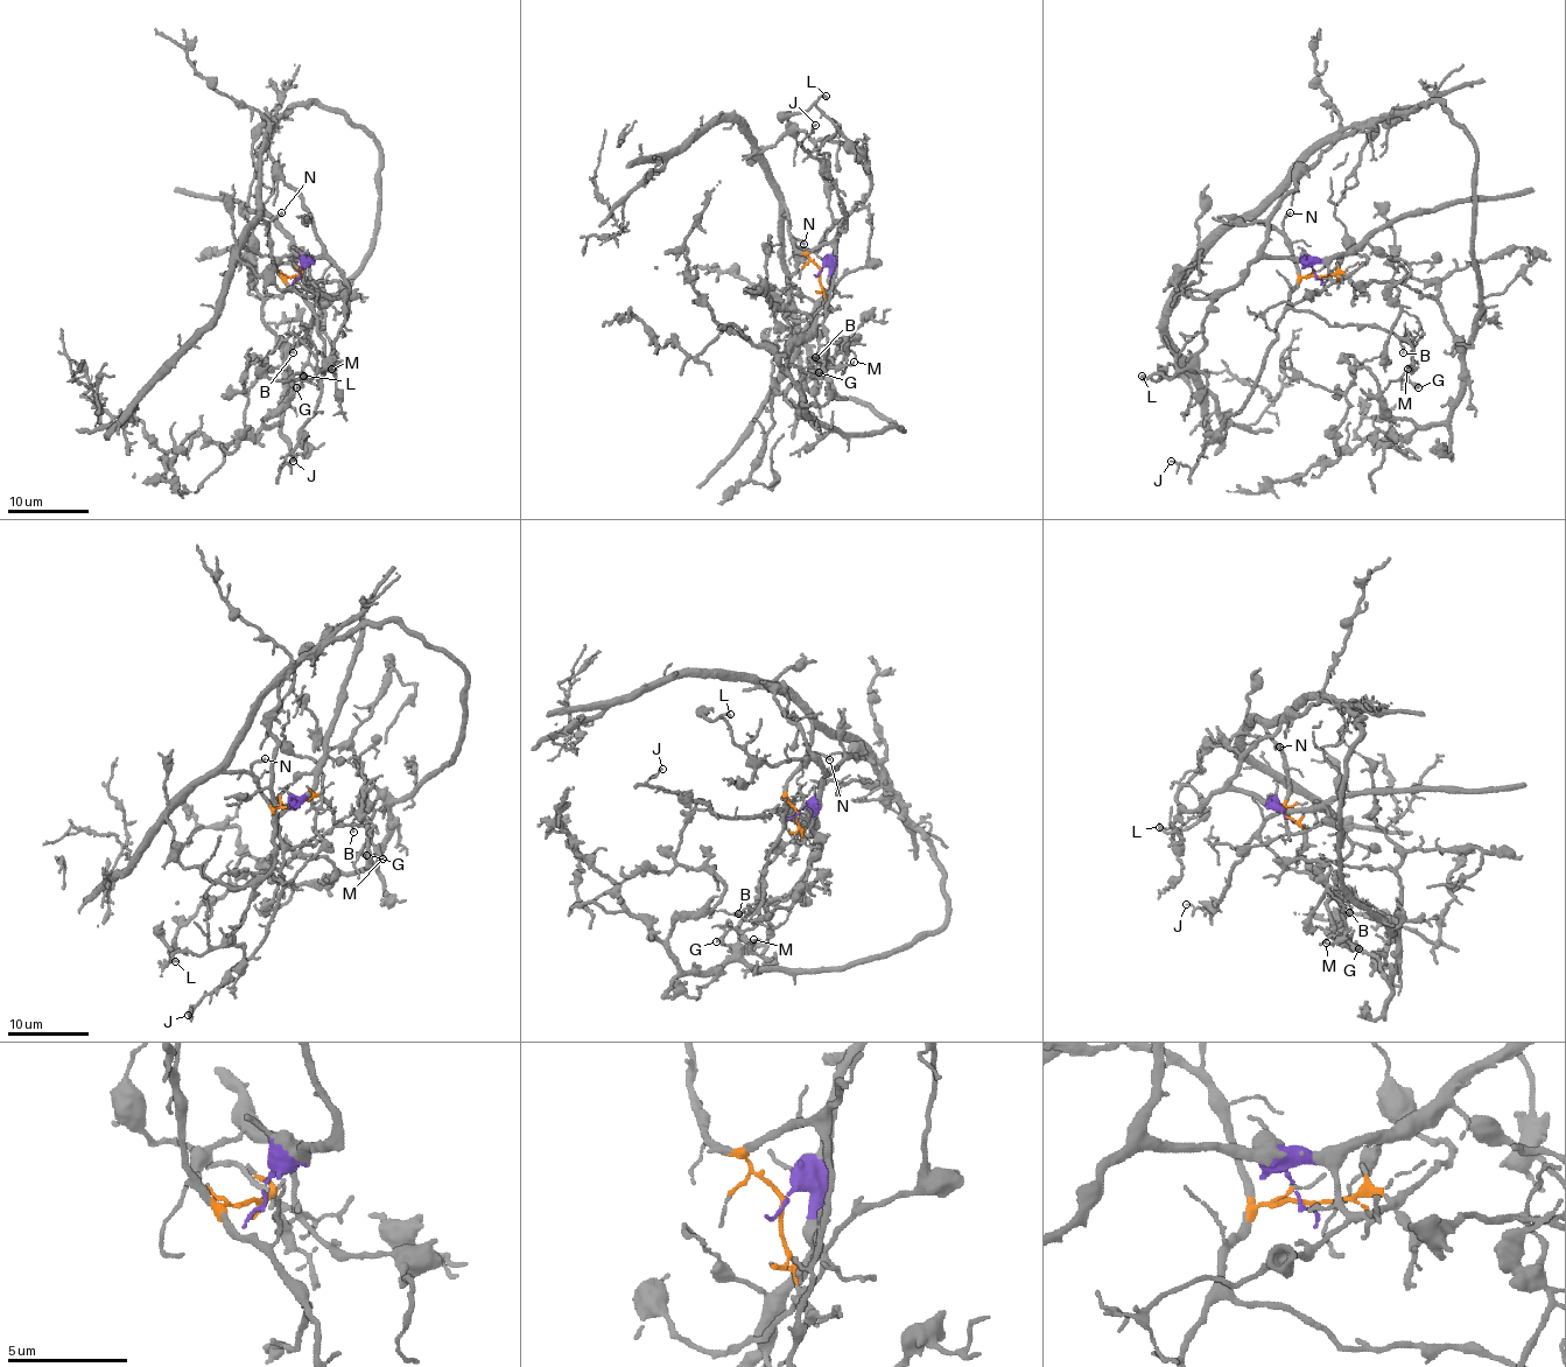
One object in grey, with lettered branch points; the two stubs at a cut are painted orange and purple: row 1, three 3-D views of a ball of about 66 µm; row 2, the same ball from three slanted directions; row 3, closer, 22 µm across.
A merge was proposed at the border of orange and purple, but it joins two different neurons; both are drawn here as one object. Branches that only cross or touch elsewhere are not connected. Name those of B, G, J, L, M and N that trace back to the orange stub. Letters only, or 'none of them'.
B, G, J, M, N

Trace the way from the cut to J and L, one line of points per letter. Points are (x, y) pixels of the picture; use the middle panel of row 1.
J: (820, 273), (808, 254), (847, 226), (836, 186), (824, 173), (824, 167), (802, 146), (816, 124)
L: (820, 271), (833, 252), (841, 219), (869, 191), (868, 159), (857, 159), (855, 148), (816, 105), (827, 96)

